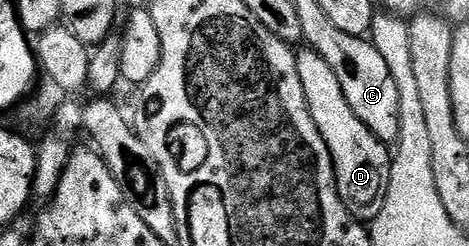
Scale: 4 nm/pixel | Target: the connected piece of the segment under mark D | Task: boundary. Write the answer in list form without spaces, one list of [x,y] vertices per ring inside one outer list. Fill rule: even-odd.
[[[304,47],[296,53],[296,62],[298,79],[302,79],[302,91],[306,91],[306,103],[310,107],[310,119],[314,119],[314,127],[318,127],[330,151],[338,195],[353,219],[360,223],[371,223],[386,203],[393,154],[389,146],[378,140],[370,127],[366,127],[366,123],[362,123],[362,119],[350,111],[350,103],[346,103],[346,95],[342,95],[338,75],[334,75],[330,63],[326,63],[322,55]]]

